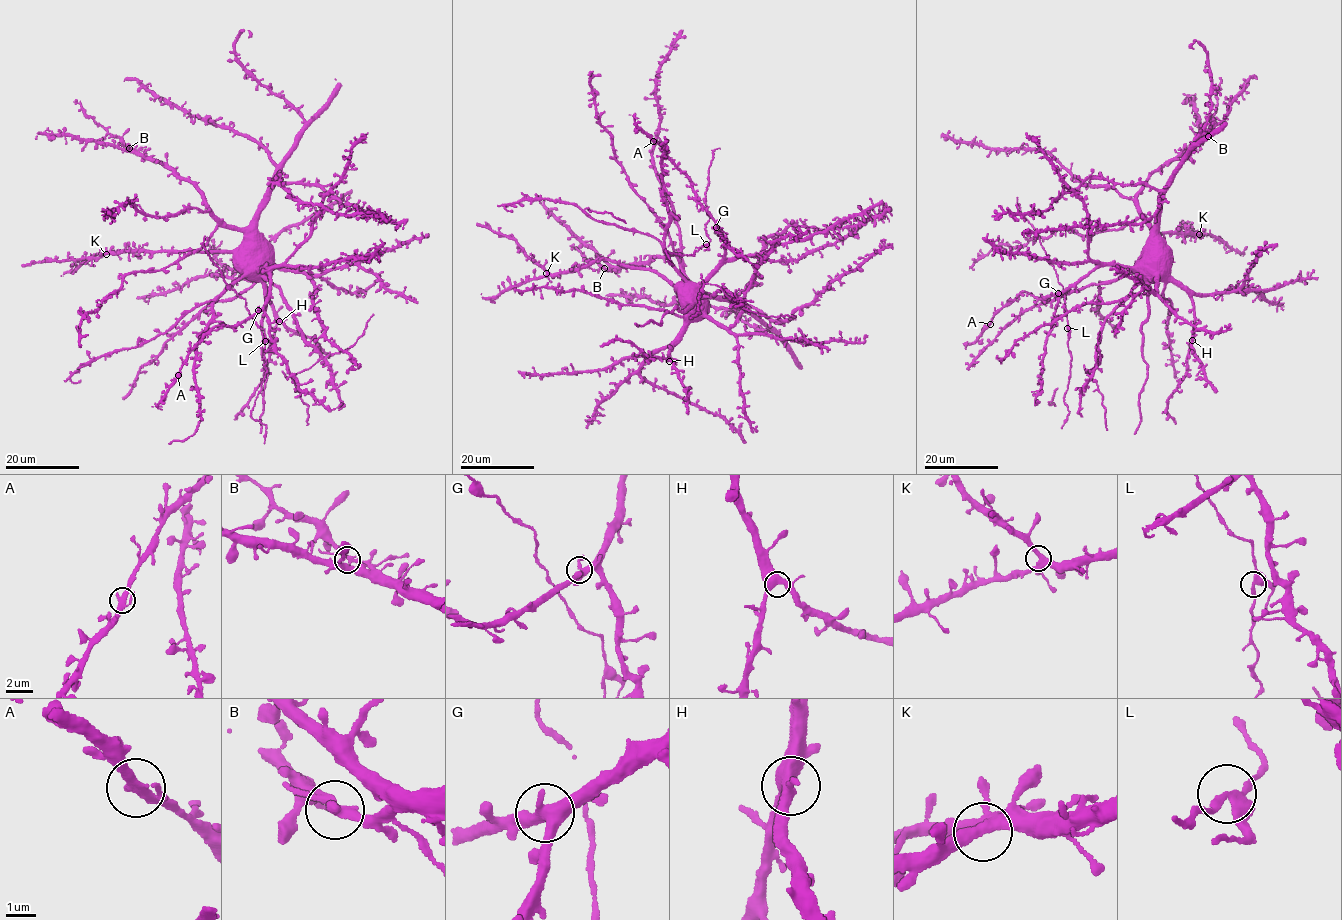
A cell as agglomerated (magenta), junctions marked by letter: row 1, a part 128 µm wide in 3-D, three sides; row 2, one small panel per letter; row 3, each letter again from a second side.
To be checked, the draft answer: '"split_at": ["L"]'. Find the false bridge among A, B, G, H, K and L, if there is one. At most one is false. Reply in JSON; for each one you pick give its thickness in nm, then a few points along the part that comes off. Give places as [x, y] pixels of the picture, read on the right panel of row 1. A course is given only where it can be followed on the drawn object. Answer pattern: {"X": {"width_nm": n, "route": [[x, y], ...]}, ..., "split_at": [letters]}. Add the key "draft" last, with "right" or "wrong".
{"L": {"width_nm": 280, "route": [[1067, 327], [1070, 377], [1063, 400], [1069, 412], [1061, 428]]}, "split_at": ["L"], "draft": "right"}

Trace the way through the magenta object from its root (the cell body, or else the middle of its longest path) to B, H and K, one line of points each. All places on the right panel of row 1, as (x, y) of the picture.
B: (1139, 261), (1151, 233), (1138, 204), (1139, 191), (1151, 174), (1208, 136)
H: (1139, 261), (1142, 261), (1150, 275), (1176, 283), (1187, 292), (1194, 319), (1192, 340)
K: (1139, 261), (1153, 249), (1150, 242), (1166, 231), (1199, 234)

